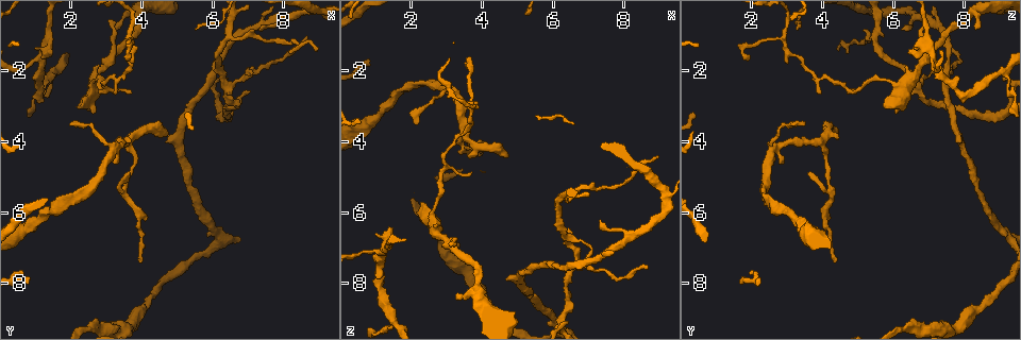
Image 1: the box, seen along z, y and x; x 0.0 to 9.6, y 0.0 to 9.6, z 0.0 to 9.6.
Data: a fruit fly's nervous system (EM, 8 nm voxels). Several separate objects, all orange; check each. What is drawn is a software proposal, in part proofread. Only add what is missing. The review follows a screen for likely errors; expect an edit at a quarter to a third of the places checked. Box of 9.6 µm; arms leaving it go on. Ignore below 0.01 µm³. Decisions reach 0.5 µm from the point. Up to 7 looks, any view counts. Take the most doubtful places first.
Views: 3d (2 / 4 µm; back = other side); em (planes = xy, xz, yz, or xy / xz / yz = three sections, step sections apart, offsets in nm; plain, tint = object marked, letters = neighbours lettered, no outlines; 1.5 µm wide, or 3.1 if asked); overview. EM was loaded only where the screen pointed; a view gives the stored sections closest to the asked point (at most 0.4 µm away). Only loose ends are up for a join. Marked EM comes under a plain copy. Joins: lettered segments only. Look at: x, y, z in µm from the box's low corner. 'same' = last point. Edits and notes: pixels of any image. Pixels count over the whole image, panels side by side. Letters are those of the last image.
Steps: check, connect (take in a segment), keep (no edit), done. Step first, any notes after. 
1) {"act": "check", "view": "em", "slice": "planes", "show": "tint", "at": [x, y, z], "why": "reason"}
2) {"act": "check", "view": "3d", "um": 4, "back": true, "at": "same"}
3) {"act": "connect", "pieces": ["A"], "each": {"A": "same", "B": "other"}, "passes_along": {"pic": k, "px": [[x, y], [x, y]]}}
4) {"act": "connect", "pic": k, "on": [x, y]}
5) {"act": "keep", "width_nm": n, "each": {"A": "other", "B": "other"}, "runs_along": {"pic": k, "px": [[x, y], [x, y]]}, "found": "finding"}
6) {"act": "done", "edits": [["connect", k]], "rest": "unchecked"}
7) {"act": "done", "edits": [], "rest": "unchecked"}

{"act": "check", "view": "3d", "um": 2, "at": [2.35, 3.05, 5.75], "why": "branch stops here"}

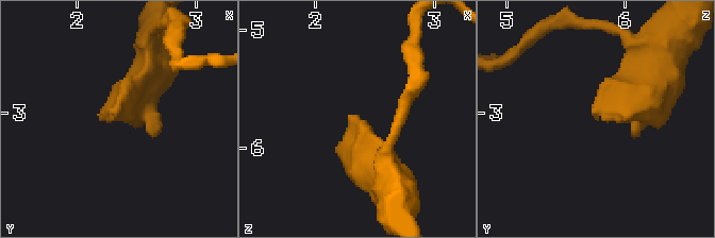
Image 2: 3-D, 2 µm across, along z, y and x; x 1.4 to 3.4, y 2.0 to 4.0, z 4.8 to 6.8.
{"act": "check", "view": "em", "slice": "planes", "show": "letters", "at": [2.32, 3.06, 5.76], "why": "need the tissue"}

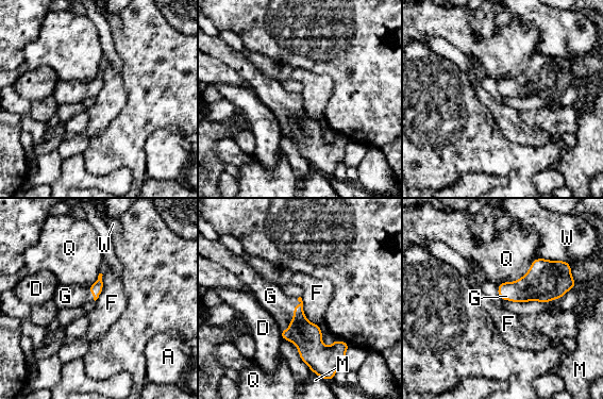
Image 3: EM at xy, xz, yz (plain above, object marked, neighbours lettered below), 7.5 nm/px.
{"act": "connect", "pic": 3, "on": [270, 296], "longest_contact_nm": ["Q", 400], "each": {"A": "other", "D": "other", "F": "other", "G": "same", "M": "other", "Q": "other", "W": "other"}, "passes_along": {"pic": 3, "px": [[307, 337], [294, 317], [270, 296]]}, "found": "it goes on there"}

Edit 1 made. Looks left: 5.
{"act": "check", "view": "3d", "um": 4, "at": [9.00, 1.35, 4.50], "why": "tapers out"}

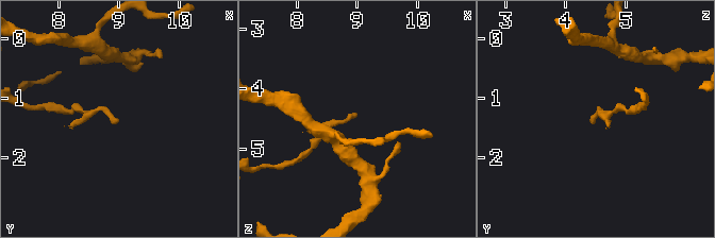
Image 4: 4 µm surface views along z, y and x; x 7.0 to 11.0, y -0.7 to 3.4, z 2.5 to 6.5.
{"act": "check", "view": "em", "slice": "xz", "step": 8, "show": "letters", "at": [8.95, 1.40, 4.45], "why": "shape alone is not enough"}

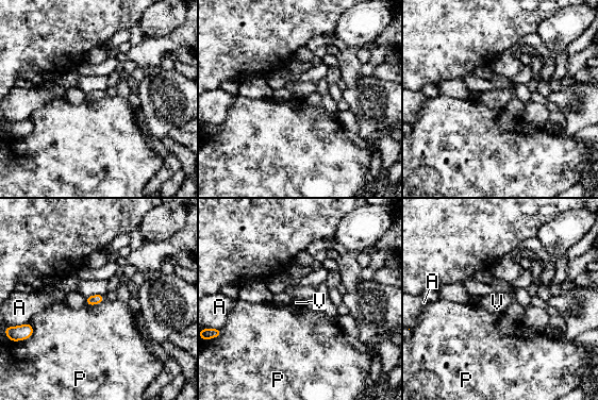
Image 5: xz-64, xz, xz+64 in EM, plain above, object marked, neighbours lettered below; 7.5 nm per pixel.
{"act": "check", "view": "em", "slice": "planes", "show": "letters", "at": "same", "why": "another direction"}

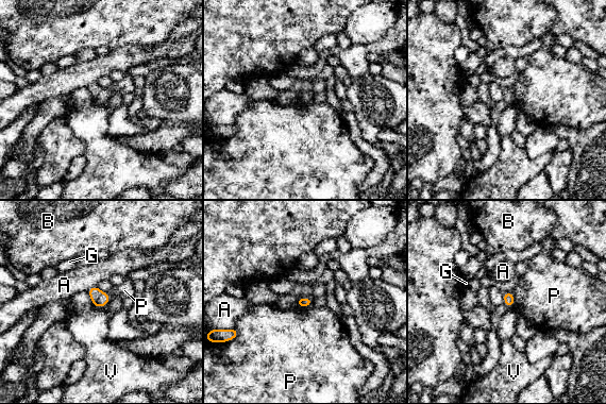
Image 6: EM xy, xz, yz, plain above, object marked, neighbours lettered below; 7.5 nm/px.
{"act": "keep", "each": {"A": "other", "B": "other", "G": "other", "P": "other", "V": "other"}, "border": {"pic": 6, "px": [[511, 291], [514, 306]]}, "found": "no lettered segment goes on from it"}

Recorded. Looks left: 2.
{"act": "done", "edits": [["connect", 3]], "rest": "unchecked"}

